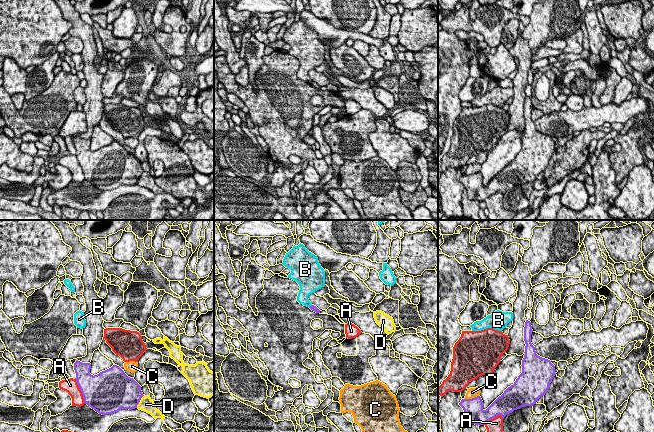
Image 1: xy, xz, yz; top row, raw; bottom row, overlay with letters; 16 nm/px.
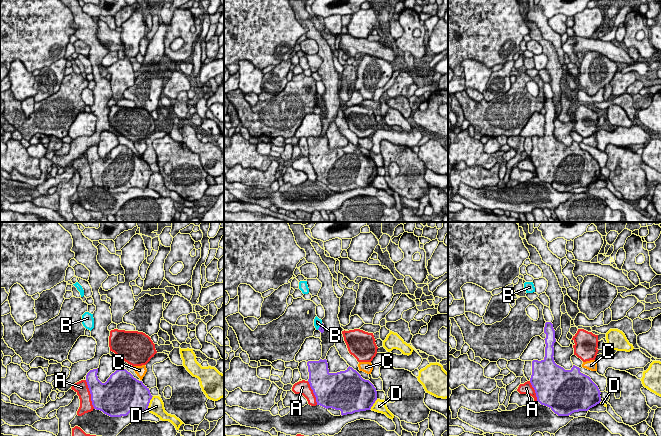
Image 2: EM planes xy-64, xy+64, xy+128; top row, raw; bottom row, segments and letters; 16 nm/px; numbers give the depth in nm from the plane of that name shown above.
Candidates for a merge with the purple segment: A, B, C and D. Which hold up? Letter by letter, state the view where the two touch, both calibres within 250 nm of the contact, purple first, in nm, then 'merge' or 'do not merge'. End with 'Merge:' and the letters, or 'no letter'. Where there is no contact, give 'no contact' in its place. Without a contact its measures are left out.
A: contact in xy; calibres 480 and 220 nm; do not merge
B: contact in xz; calibres 90 and 180 nm; merge
C: contact in yz; calibres 300 and 160 nm; do not merge
D: contact in xy; calibres 480 and 220 nm; do not merge
Merge: B

